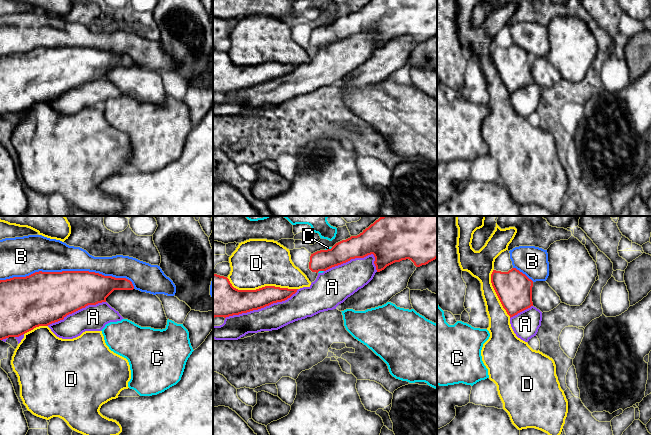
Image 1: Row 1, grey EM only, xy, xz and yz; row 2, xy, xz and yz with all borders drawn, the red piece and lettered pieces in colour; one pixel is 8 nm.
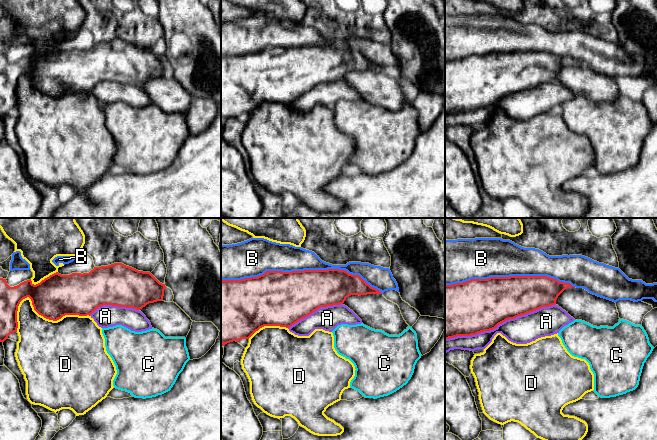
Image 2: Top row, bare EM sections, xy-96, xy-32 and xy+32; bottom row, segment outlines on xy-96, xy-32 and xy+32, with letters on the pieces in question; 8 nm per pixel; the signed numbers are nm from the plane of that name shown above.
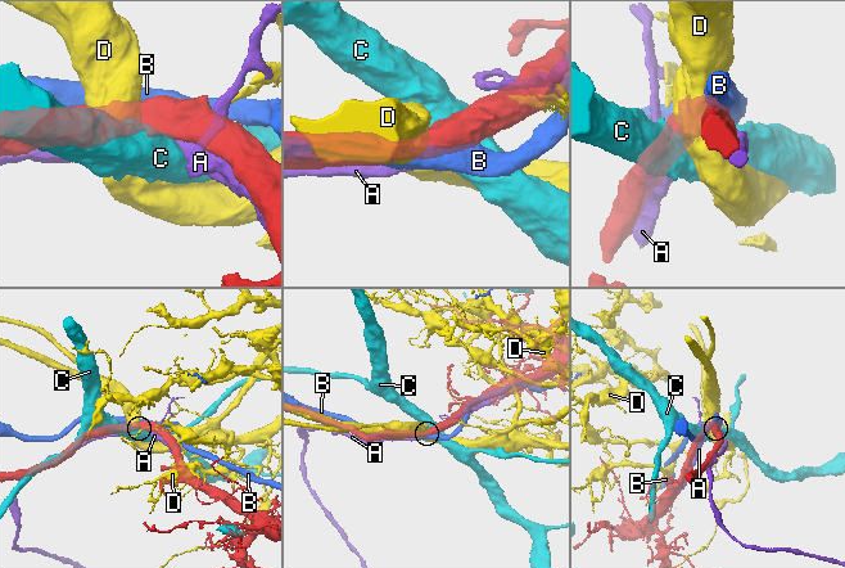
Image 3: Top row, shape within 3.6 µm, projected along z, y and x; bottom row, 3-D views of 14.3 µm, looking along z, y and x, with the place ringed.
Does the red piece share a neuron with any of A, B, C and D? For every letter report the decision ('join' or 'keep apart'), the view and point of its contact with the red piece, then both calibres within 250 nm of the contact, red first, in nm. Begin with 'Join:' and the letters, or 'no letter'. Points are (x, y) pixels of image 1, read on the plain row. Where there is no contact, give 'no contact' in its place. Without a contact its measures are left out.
Join: A
A: join | xz (261, 83) | 220/200 nm
B: keep apart | xy (69, 47) | 400/280 nm
C: keep apart | xz (328, 25) | 180/20 nm
D: keep apart | xz (261, 64) | 200/400 nm

